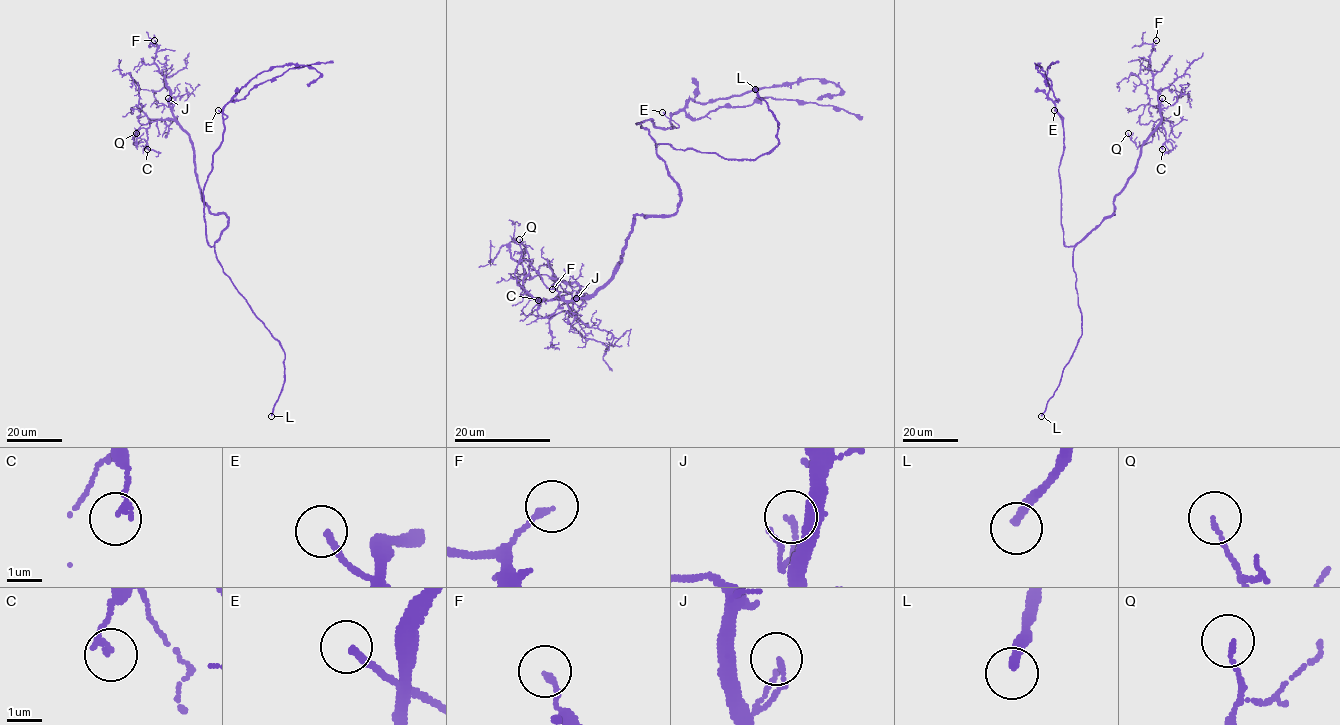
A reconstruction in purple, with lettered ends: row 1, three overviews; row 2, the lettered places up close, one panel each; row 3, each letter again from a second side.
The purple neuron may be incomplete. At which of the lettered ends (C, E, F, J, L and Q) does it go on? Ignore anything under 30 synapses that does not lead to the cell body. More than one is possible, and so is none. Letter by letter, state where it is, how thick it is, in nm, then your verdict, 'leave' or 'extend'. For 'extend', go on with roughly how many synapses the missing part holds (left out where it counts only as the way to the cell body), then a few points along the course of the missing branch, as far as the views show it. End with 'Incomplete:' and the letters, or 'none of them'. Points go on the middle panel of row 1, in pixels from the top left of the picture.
C: place (538, 300); calibre 130 nm; leave
E: place (662, 112); calibre 190 nm; extend; 60 synapses; course (662, 112), (619, 67), (593, 22)
F: place (552, 289); calibre 150 nm; leave
J: place (576, 298); calibre 140 nm; leave
L: place (755, 89); calibre 240 nm; extend
Q: place (519, 239); calibre 110 nm; leave
Incomplete: E, L

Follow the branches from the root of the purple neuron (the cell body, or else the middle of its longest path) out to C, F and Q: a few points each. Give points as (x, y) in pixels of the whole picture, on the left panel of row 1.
C: (215, 241), (228, 218), (223, 213), (212, 214), (202, 198), (190, 137), (174, 120), (151, 120), (147, 149)
F: (215, 241), (228, 218), (212, 214), (202, 198), (192, 141), (174, 117), (170, 90), (154, 61), (154, 40)
Q: (215, 241), (228, 218), (212, 214), (202, 198), (190, 137), (169, 119), (140, 128), (136, 147), (136, 133)

